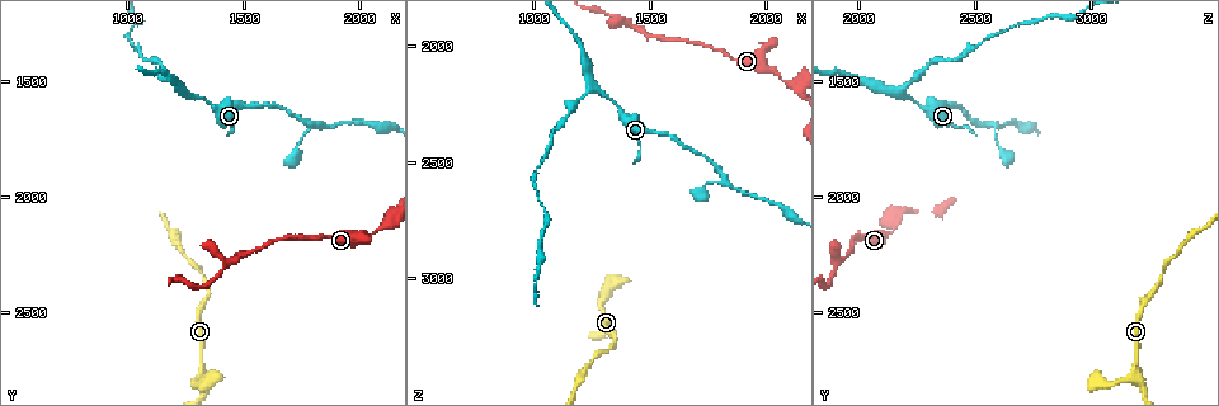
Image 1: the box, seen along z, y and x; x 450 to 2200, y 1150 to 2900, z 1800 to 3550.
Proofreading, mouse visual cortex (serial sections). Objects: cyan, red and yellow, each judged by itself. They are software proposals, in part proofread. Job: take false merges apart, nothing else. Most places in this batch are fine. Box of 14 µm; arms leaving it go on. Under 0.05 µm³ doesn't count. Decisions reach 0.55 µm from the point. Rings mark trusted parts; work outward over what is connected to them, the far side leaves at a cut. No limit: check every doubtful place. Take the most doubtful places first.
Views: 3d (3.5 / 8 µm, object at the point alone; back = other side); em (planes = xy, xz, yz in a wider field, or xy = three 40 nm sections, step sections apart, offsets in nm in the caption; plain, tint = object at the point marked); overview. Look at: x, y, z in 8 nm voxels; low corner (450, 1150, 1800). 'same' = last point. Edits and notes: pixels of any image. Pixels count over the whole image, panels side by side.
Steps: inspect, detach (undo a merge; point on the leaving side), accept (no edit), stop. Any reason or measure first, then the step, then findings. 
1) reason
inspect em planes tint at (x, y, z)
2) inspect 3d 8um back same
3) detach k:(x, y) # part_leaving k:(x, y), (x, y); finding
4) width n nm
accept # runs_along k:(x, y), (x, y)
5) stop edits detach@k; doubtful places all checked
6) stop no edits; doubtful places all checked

three-way junction
inspect 3d 3.5um at (1470, 2270, 1930)

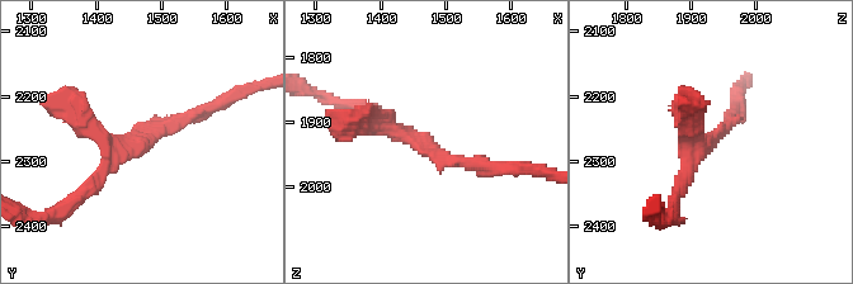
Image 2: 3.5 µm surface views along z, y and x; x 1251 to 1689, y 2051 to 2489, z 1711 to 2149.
arms 3; arm_widths 150, 150, 250 nm
inspect em xy step 1 tint at (1465, 2270, 1930)

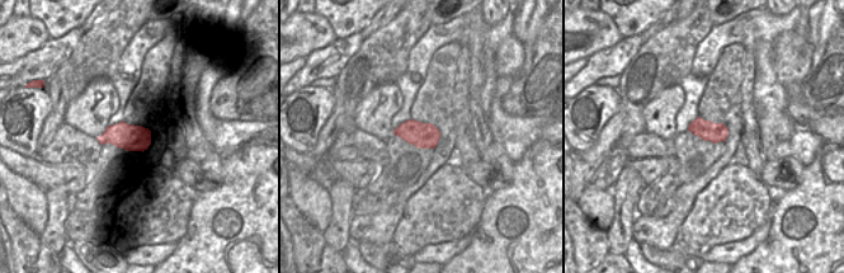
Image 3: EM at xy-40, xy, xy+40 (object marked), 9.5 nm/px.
accept # runs_along 2:(490, 166), (354, 121); all the same cell

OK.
arms part here
inspect 3d 3.5um at (1330, 2720, 3190)

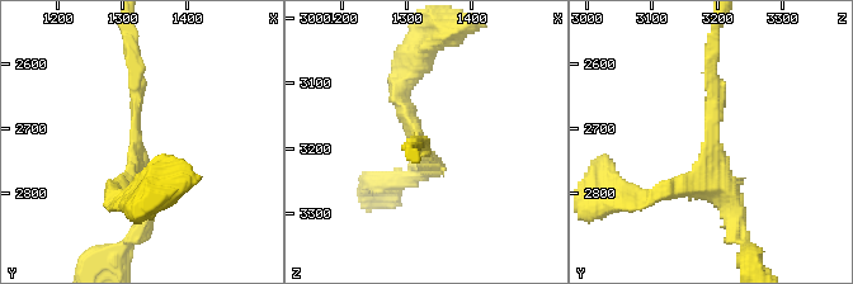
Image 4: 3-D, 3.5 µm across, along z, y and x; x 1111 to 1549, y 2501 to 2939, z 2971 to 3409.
arms 3; arm_widths 200, 200, 250 nm; shape alone is not enough
inspect em xy step 5 tint at (1320, 2730, 3185)

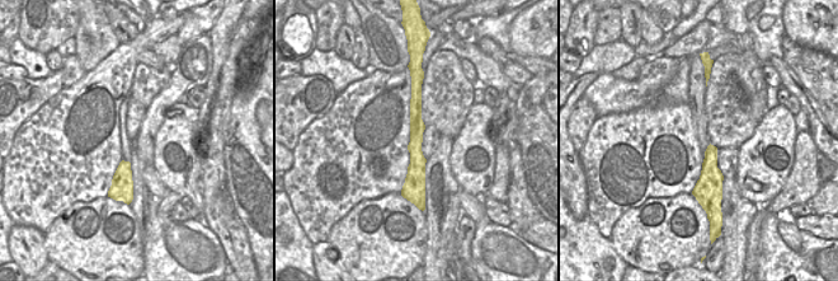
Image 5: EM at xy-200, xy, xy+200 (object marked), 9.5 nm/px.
inspect em xy step 2 tint same

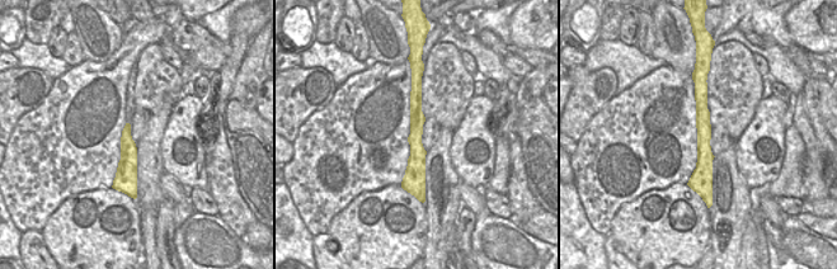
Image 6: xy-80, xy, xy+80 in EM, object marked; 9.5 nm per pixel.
accept # runs_along 4:(712, 51), (706, 167), (656, 192); all the same cell

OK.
side arm on a straight run
inspect 3d 3.5um at (1270, 1550, 2190)

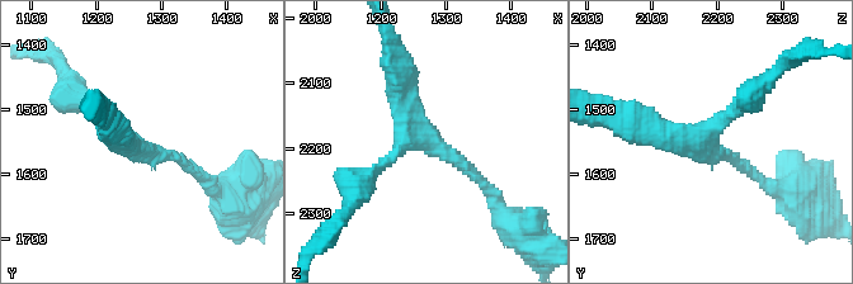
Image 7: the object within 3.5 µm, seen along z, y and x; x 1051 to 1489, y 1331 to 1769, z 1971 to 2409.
arms 3; arm_widths 150, 150, 350 nm; need the tissue
inspect em xy step 5 tint at (1265, 1565, 2180)

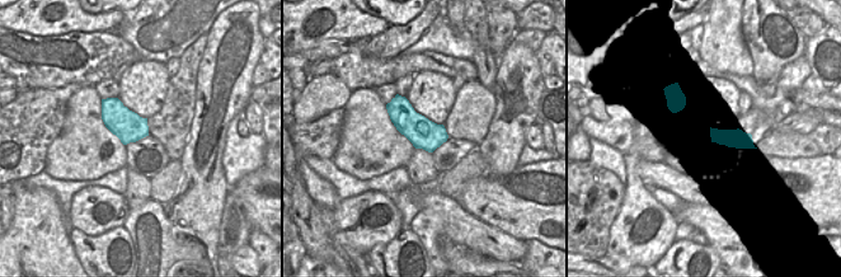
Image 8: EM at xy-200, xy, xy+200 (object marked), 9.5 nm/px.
width 280 nm
accept # runs_along 7:(203, 176), (177, 156), (145, 152), (83, 102); continuous, no second cell

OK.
a narrow waist
inspect 3d 3.5um at (2100, 2120, 2170)

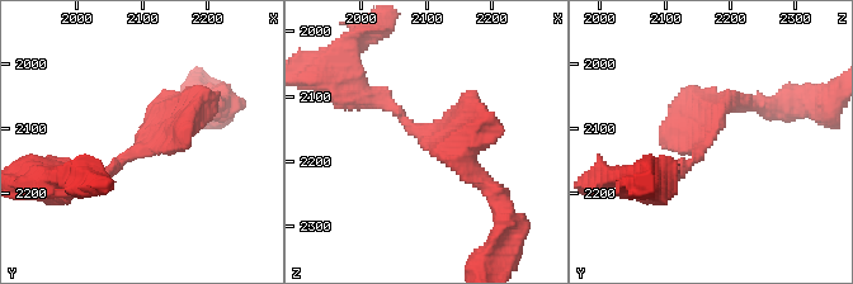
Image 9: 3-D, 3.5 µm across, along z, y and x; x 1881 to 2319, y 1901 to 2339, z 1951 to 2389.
arms 3; arm_widths 200, 250, 300 nm
inspect em xy step 2 tint at (2105, 2125, 2160)

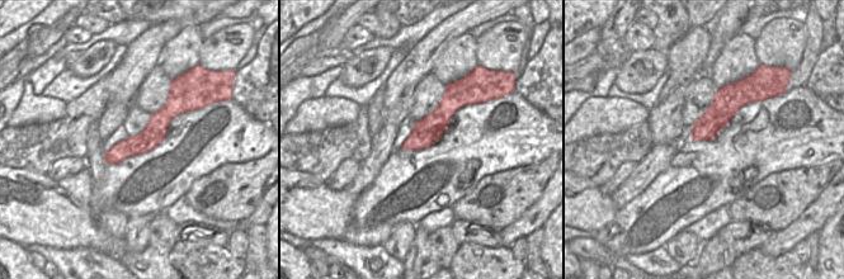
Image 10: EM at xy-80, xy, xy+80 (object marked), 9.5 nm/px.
accept # runs_along 9:(81, 180), (198, 102); continuous, no second cell

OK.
two arms in line, one across
inspect 3d 8um at (1830, 1690, 2590)

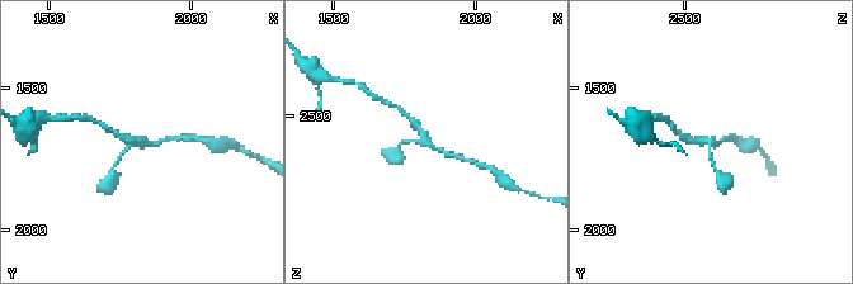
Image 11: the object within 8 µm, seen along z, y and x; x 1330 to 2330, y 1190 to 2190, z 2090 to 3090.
arms 3; arm_widths 150, 150, 200 nm
inspect em xy step 5 tint at (1810, 1690, 2570)

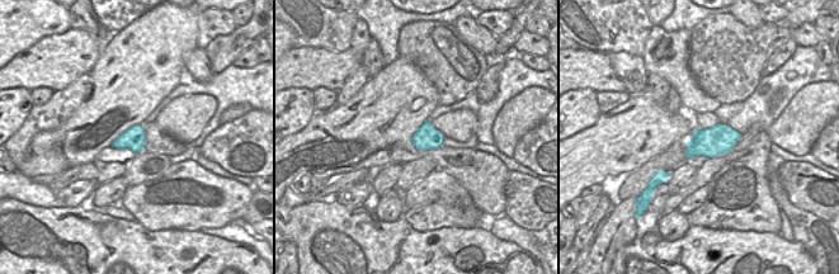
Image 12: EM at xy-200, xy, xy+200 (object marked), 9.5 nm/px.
accept # runs_along 11:(401, 110), (423, 140), (456, 156); one cell here

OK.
stop no edits; doubtful places all checked

